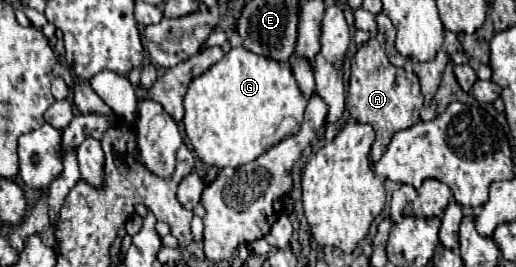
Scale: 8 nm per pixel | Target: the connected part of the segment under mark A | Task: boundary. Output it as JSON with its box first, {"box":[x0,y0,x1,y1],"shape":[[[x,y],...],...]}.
{"box":[347,32,423,162],"shape":[[[379,32],[377,36],[369,38],[369,42],[365,42],[353,62],[351,62],[351,74],[348,82],[347,90],[347,107],[348,110],[357,120],[363,124],[371,124],[375,130],[375,142],[371,146],[371,160],[377,162],[395,132],[405,130],[413,124],[419,122],[419,110],[423,106],[423,94],[419,90],[419,78],[415,72],[405,70],[405,68],[395,68],[385,52],[385,34]]]}

